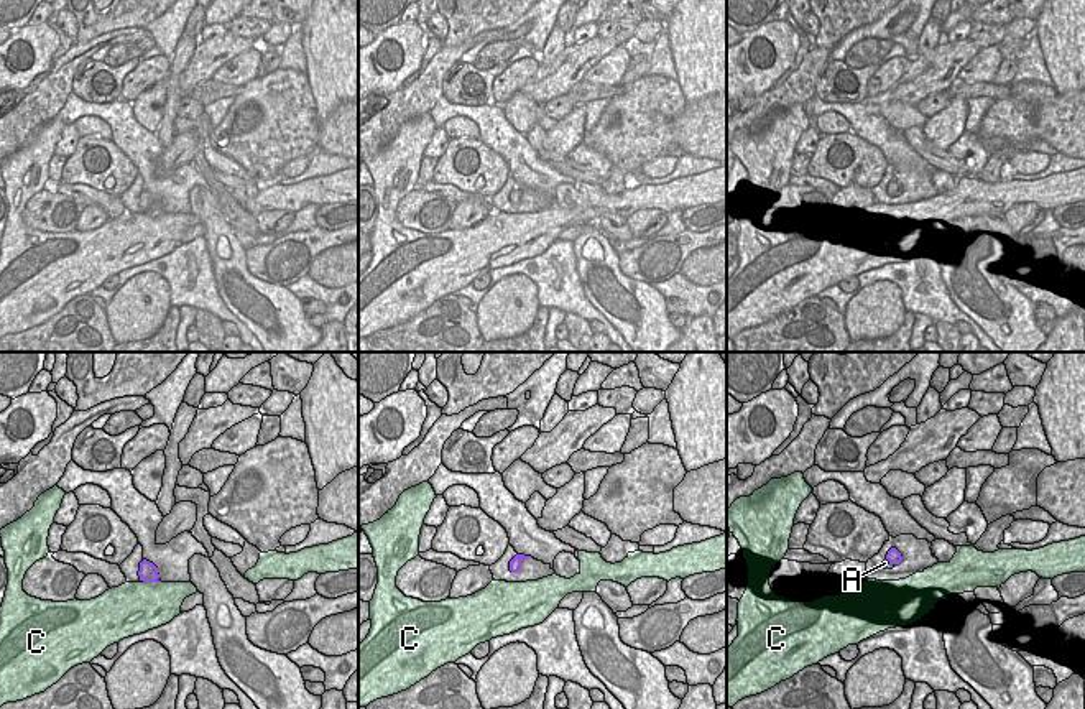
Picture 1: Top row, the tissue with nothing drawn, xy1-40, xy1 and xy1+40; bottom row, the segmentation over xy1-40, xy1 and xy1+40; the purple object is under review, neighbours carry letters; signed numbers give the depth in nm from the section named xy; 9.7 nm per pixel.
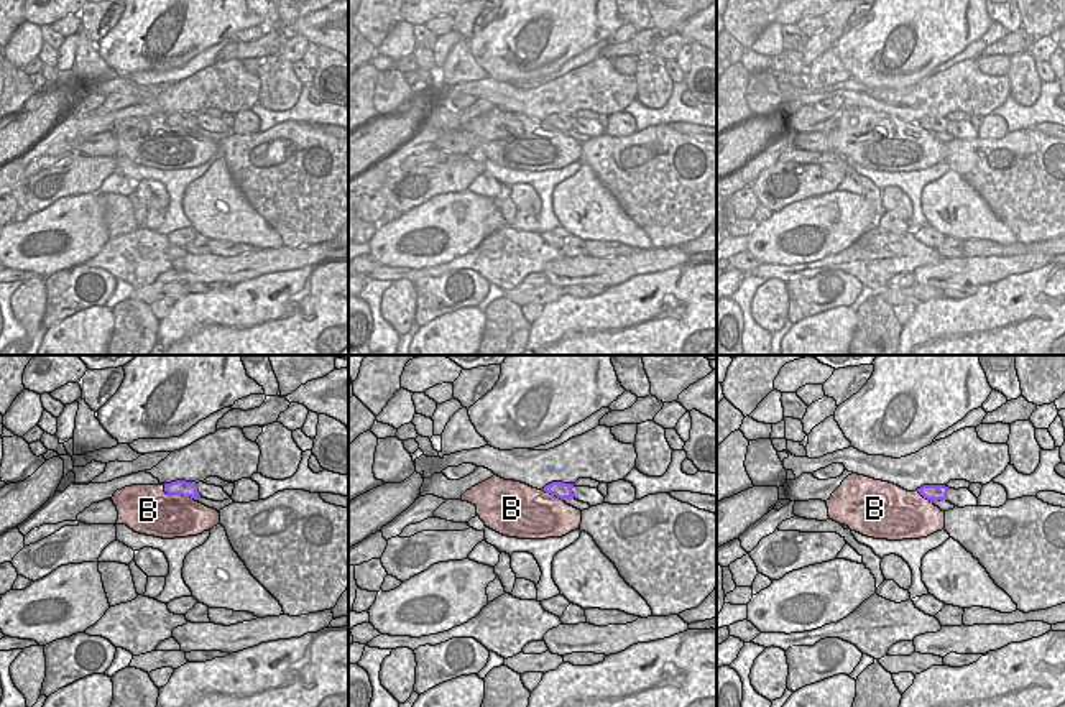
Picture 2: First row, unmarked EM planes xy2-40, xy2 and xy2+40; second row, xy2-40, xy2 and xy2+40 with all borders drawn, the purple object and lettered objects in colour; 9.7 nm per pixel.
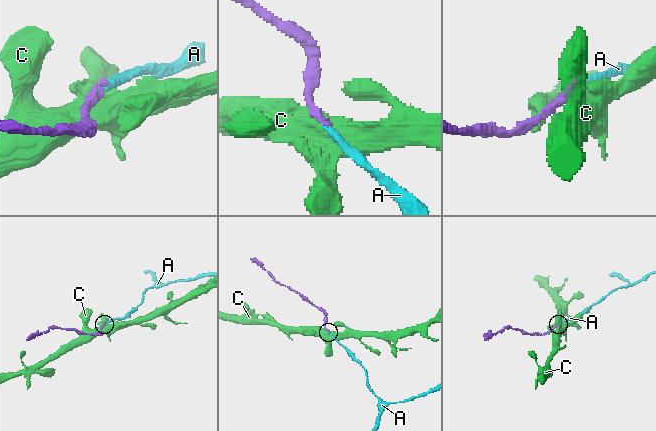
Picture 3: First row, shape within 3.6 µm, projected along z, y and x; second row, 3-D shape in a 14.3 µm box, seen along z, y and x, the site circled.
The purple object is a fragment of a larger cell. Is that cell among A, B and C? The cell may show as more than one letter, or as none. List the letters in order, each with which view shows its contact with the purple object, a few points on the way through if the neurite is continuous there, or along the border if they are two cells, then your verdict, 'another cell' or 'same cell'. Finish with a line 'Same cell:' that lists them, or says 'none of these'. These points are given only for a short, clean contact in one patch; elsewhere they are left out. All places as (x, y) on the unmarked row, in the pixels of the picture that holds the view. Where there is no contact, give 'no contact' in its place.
A: contact in xy1+40; way xy1+40 (893, 188), (890, 193), (885, 194); same cell
B: contact in xy2-40; another cell
C: contact in xy1-40; border xy1-40 (143, 213), (160, 214); another cell
Same cell: A

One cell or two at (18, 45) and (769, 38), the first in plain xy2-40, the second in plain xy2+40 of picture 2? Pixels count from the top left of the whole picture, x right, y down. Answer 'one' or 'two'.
one

